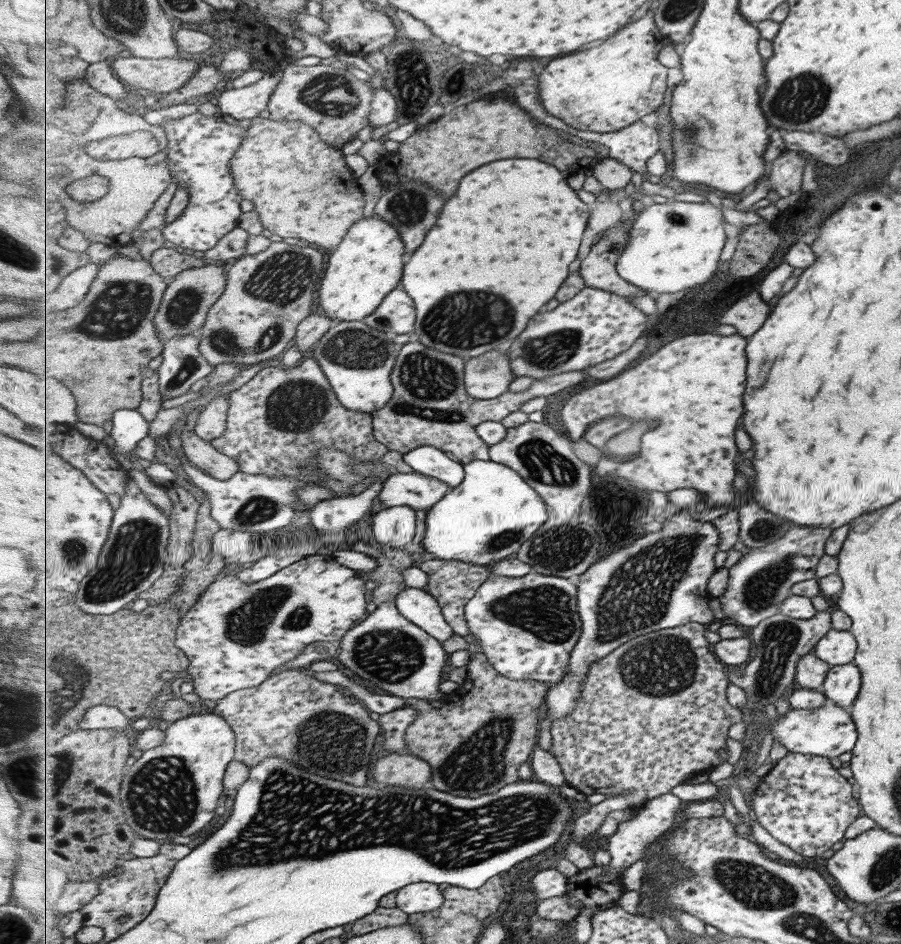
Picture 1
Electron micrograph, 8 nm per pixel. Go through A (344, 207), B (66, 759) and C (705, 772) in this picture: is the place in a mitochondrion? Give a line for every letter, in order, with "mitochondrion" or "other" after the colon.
A: other
B: mitochondrion
C: other

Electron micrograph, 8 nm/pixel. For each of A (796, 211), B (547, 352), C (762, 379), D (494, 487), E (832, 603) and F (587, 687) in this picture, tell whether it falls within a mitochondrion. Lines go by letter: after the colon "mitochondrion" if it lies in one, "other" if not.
A: other
B: mitochondrion
C: mitochondrion
D: other
E: other
F: other

